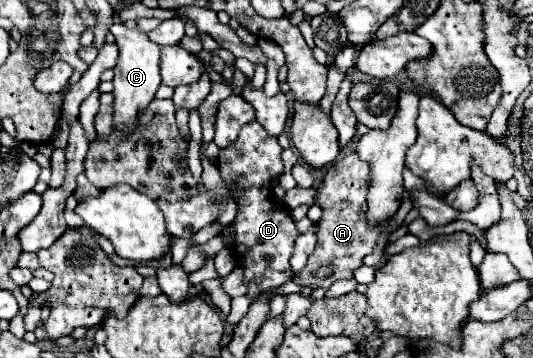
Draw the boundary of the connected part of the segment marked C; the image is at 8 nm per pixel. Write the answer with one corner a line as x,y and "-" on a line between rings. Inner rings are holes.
118,24
110,30
116,36
118,46
118,64
114,66
114,128
120,128
124,132
130,132
136,124
136,114
140,108
144,108
156,94
160,86
160,46
156,46
148,34
140,32
138,28
130,30
130,36
118,36

